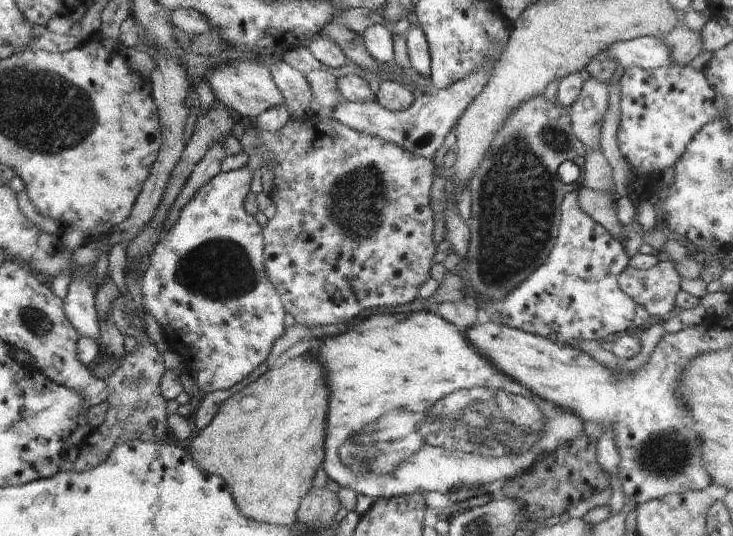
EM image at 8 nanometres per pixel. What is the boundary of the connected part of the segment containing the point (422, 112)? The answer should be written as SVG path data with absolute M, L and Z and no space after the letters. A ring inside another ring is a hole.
M500 54L494 60L490 60L486 66L478 68L476 72L466 76L466 79L455 82L448 88L437 89L432 94L417 94L406 110L390 111L375 100L362 102L342 98L332 112L332 118L358 132L366 132L386 142L398 144L400 148L410 151L414 156L433 160L446 134L458 124L458 119L466 112L470 102L486 88L486 82L490 80L490 74L498 60L500 60Z

